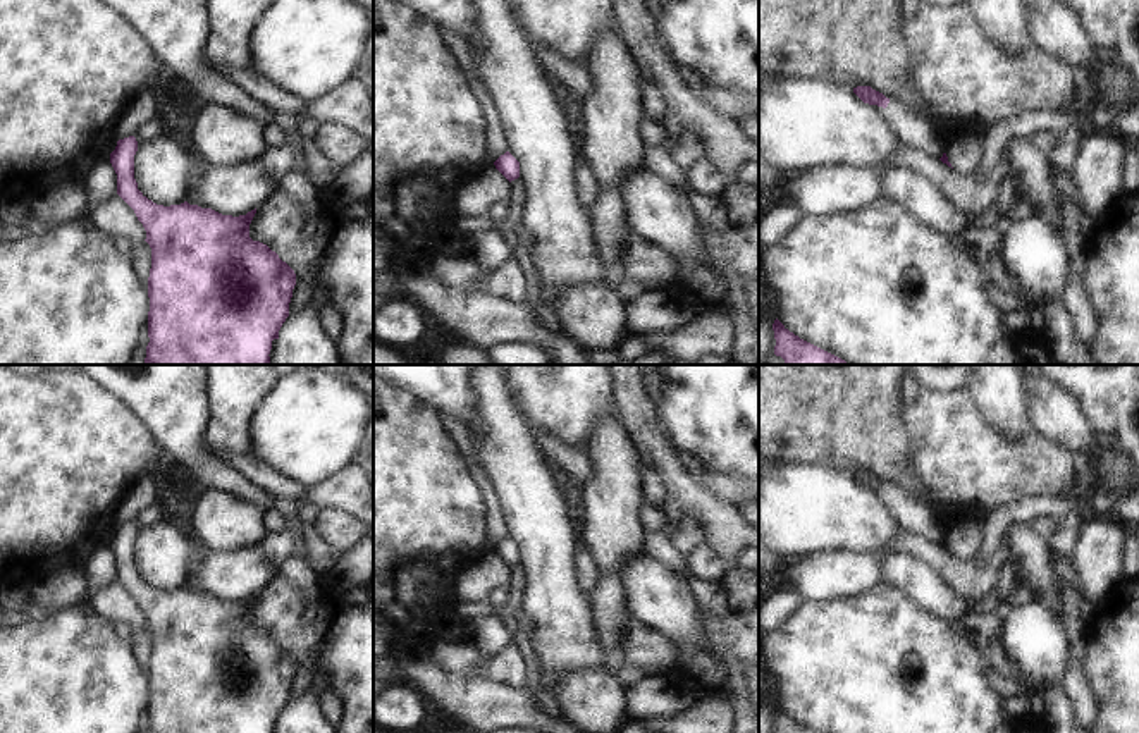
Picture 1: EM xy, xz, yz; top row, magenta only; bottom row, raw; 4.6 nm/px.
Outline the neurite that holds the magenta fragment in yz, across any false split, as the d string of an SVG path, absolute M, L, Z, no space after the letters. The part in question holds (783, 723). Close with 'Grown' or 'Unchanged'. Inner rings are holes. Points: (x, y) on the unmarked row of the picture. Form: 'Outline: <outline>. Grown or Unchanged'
Outline: M778 704L773 709L776 731L774 733L817 733L793 718L790 718Z. Unchanged.

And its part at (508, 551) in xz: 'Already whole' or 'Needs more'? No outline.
Already whole.

